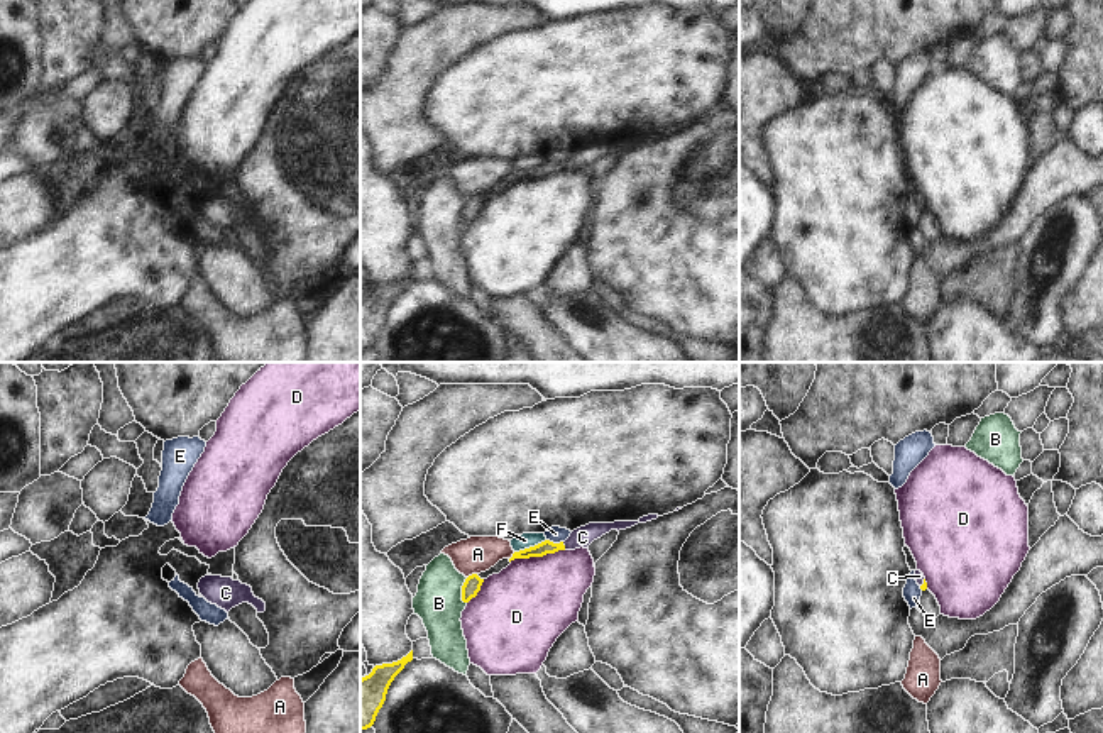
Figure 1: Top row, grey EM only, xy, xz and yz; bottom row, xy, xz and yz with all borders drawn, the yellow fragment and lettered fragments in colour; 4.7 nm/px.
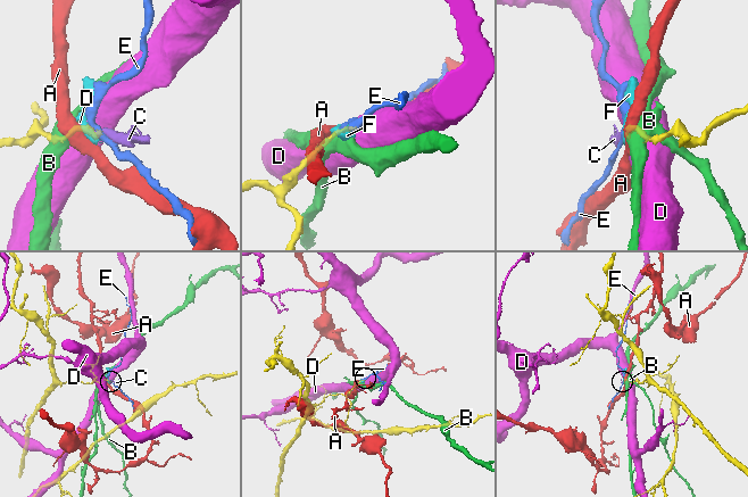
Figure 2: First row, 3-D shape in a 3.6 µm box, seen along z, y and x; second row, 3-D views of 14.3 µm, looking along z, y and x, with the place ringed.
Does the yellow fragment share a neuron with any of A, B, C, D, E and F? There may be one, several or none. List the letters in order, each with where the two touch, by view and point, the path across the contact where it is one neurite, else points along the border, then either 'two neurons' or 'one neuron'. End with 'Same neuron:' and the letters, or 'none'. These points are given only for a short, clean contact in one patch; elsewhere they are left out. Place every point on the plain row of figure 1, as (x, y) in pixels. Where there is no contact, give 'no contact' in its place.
A: meets yellow in xz at (472, 195); border along xz (476, 193), (467, 198); two neurons
B: meets yellow in xz at (462, 212); border along xz (467, 198), (462, 207), (464, 224); two neurons
C: meets yellow in xz at (564, 166); runs through xz (545, 168), (564, 166), (582, 158); one neuron
D: meets yellow in xz at (537, 176); two neurons
E: meets yellow in xz at (555, 165); border along xz (547, 159), (562, 163); two neurons
F: meets yellow in xz at (530, 168); border along xz (545, 159), (515, 173); two neurons
Same neuron: C

